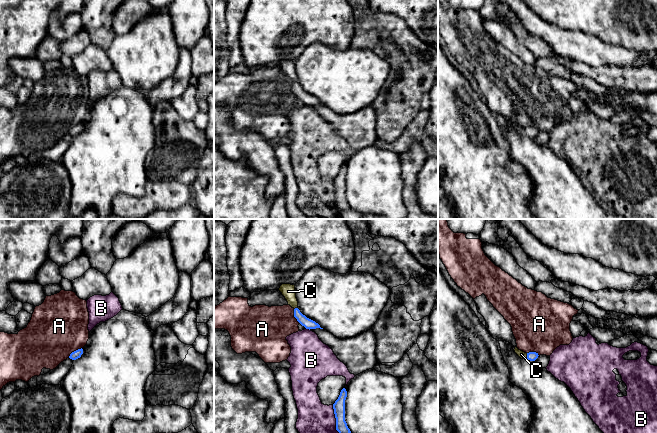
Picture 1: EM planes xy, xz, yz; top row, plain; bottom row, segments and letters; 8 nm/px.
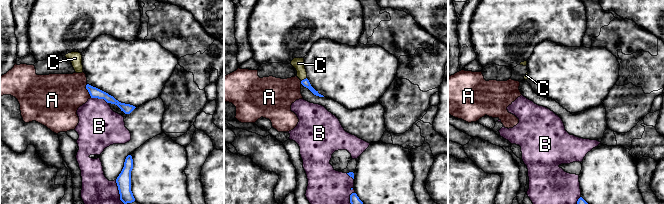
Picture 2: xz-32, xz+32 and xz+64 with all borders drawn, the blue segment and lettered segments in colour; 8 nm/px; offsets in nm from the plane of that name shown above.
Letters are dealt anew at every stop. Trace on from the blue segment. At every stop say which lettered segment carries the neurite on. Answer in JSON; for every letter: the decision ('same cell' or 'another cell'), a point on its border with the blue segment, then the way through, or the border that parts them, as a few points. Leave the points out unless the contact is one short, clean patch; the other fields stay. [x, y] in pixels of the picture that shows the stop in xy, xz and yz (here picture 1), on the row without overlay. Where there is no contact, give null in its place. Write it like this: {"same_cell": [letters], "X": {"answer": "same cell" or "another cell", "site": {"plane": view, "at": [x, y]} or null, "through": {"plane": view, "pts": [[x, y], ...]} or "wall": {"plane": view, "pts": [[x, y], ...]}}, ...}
{"same_cell": ["C"], "A": {"answer": "another cell", "site": {"plane": "xy", "at": [74, 127]}, "wall": {"plane": "xy", "pts": [[81, 123], [74, 126], [68, 132]]}}, "B": {"answer": "another cell", "site": {"plane": "xz", "at": [336, 196]}}, "C": {"answer": "same cell", "site": {"plane": "yz", "at": [527, 132]}, "through": {"plane": "yz", "pts": [[532, 132], [527, 132], [521, 130]]}}}

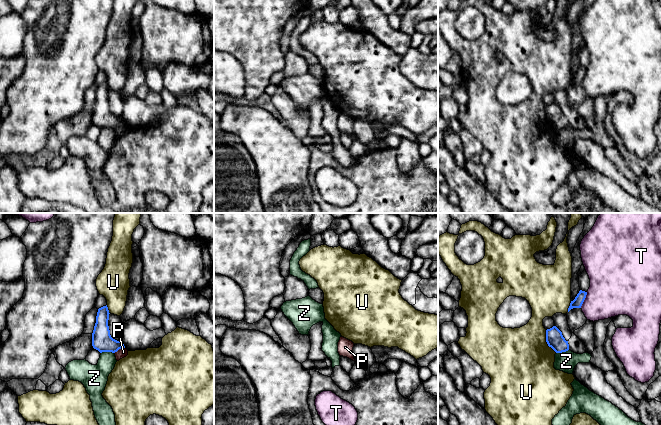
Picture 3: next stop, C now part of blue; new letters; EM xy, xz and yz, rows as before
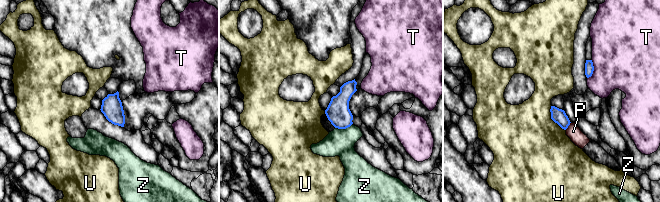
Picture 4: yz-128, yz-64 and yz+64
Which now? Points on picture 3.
{"same_cell": [], "P": {"answer": "another cell", "site": {"plane": "xy", "at": [119, 124]}, "wall": {"plane": "xy", "pts": [[124, 123], [121, 123], [114, 129]]}}, "T": {"answer": "another cell", "site": {"plane": "yz", "at": [584, 75]}}, "U": {"answer": "another cell", "site": {"plane": "yz", "at": [546, 117]}}, "Z": {"answer": "another cell", "site": {"plane": "xy", "at": [107, 127]}}}

